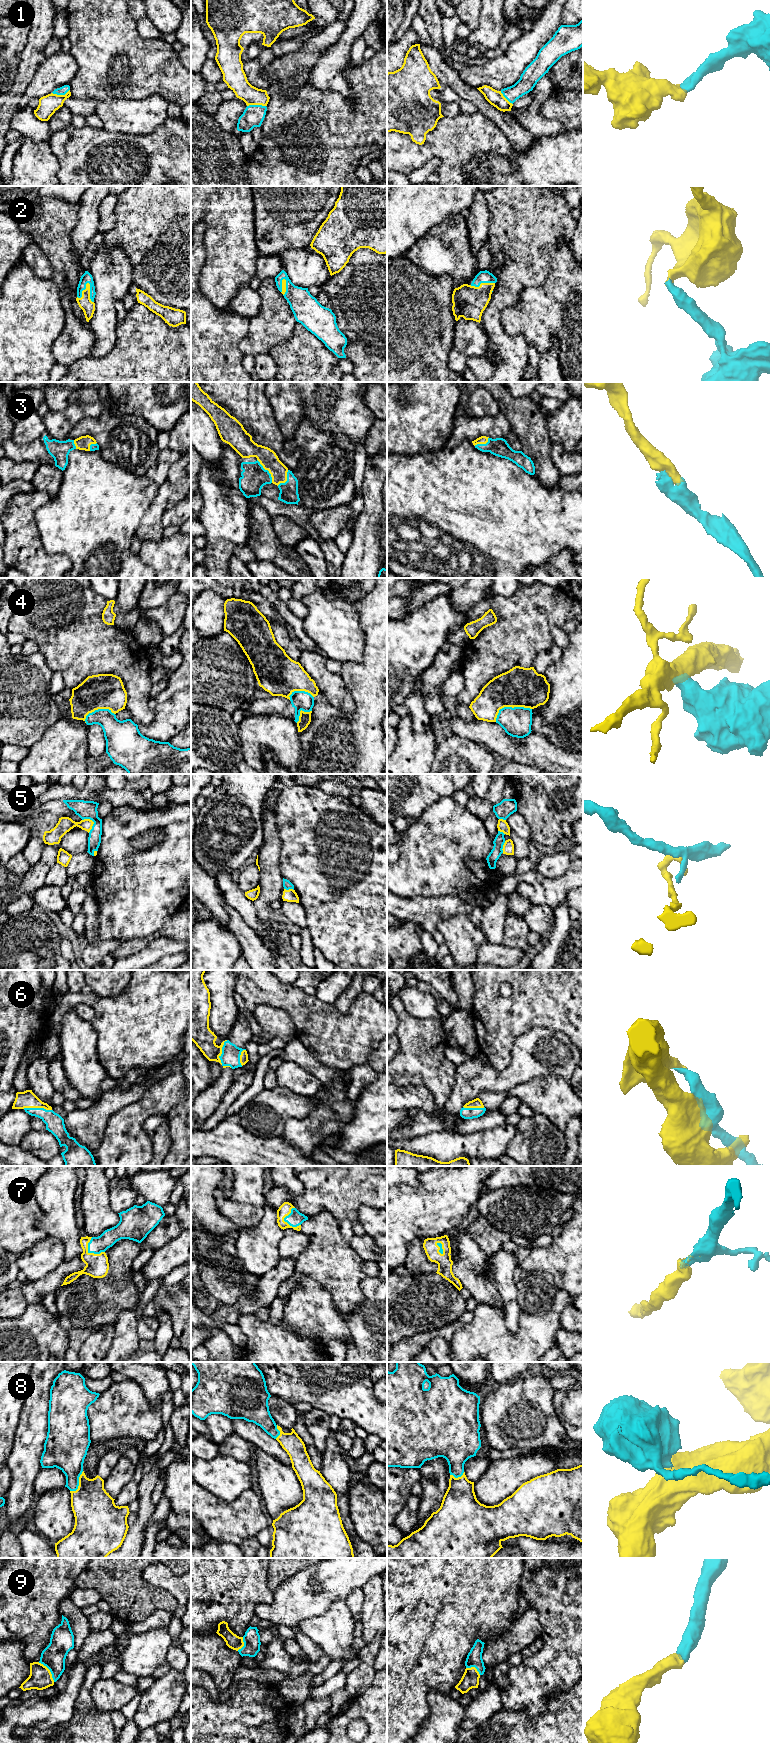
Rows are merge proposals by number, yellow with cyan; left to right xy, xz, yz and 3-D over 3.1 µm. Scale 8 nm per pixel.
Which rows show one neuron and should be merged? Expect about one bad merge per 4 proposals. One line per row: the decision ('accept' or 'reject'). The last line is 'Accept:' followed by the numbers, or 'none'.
1: accept
2: accept
3: accept
4: reject
5: reject
6: accept
7: accept
8: accept
9: accept
Accept: 1, 2, 3, 6, 7, 8, 9

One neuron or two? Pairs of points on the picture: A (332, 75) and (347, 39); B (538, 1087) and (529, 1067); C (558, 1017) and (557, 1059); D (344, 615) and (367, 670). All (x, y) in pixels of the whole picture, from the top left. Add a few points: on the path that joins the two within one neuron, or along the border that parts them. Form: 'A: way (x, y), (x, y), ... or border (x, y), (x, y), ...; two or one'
A: way (332, 66), (342, 48); one
B: border (557, 1075), (536, 1076), (517, 1084), (513, 1088); two
C: border (535, 1027), (560, 1030), (572, 1042); two
D: border (365, 634), (362, 658), (343, 663); two

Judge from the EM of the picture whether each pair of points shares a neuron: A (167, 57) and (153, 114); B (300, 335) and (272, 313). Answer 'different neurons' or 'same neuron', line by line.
A: different neurons
B: different neurons

